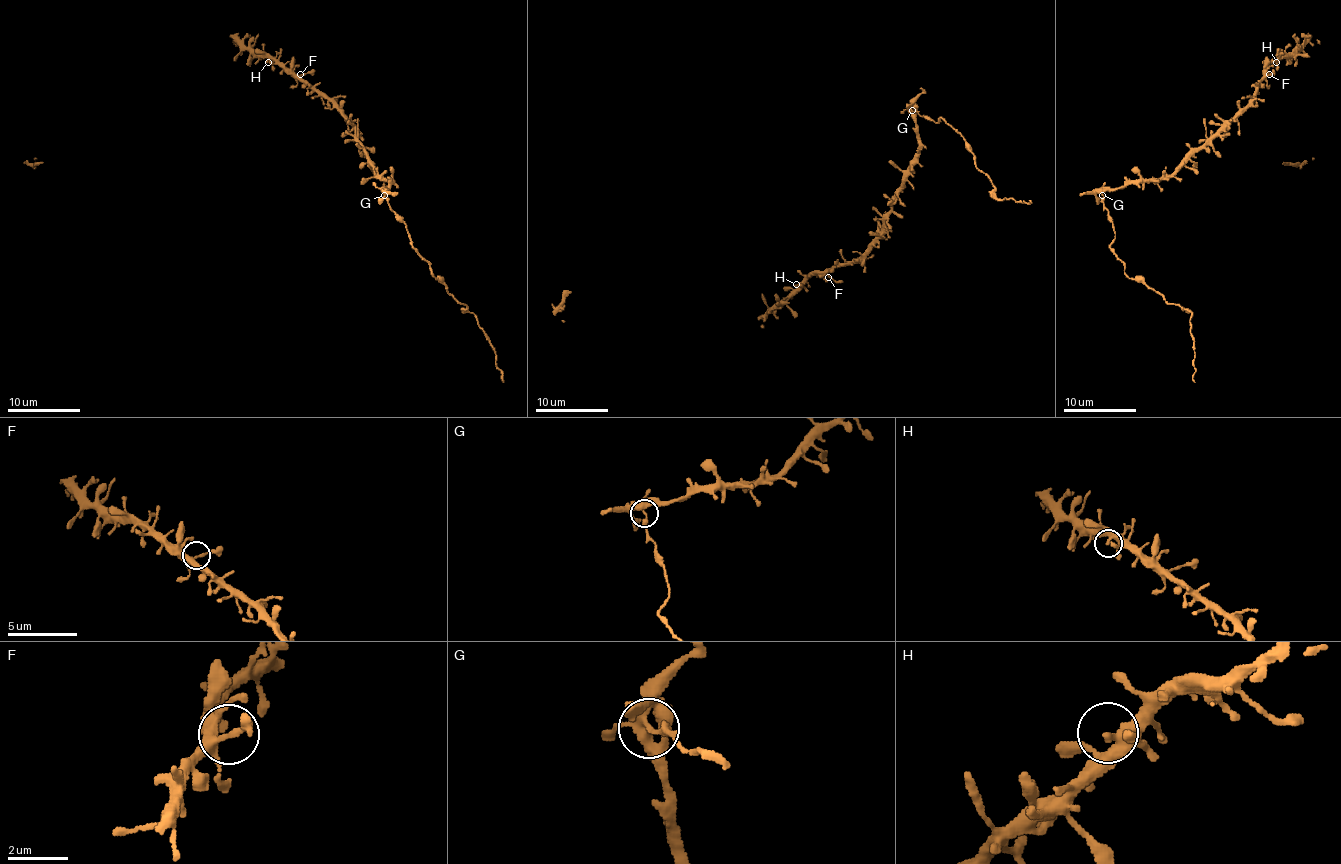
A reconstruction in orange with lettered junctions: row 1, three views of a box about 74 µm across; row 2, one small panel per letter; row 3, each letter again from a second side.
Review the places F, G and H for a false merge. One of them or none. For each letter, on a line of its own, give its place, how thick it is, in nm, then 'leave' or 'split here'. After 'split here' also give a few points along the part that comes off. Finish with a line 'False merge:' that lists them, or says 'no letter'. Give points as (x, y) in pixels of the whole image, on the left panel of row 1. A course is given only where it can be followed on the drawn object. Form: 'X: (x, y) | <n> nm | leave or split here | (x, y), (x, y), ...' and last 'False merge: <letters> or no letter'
F: (300, 74) | 220 nm | leave
G: (384, 195) | 240 nm | split here | (384, 194), (431, 274), (471, 313), (495, 353), (495, 365), (504, 382)
H: (268, 62) | 240 nm | leave
False merge: G

